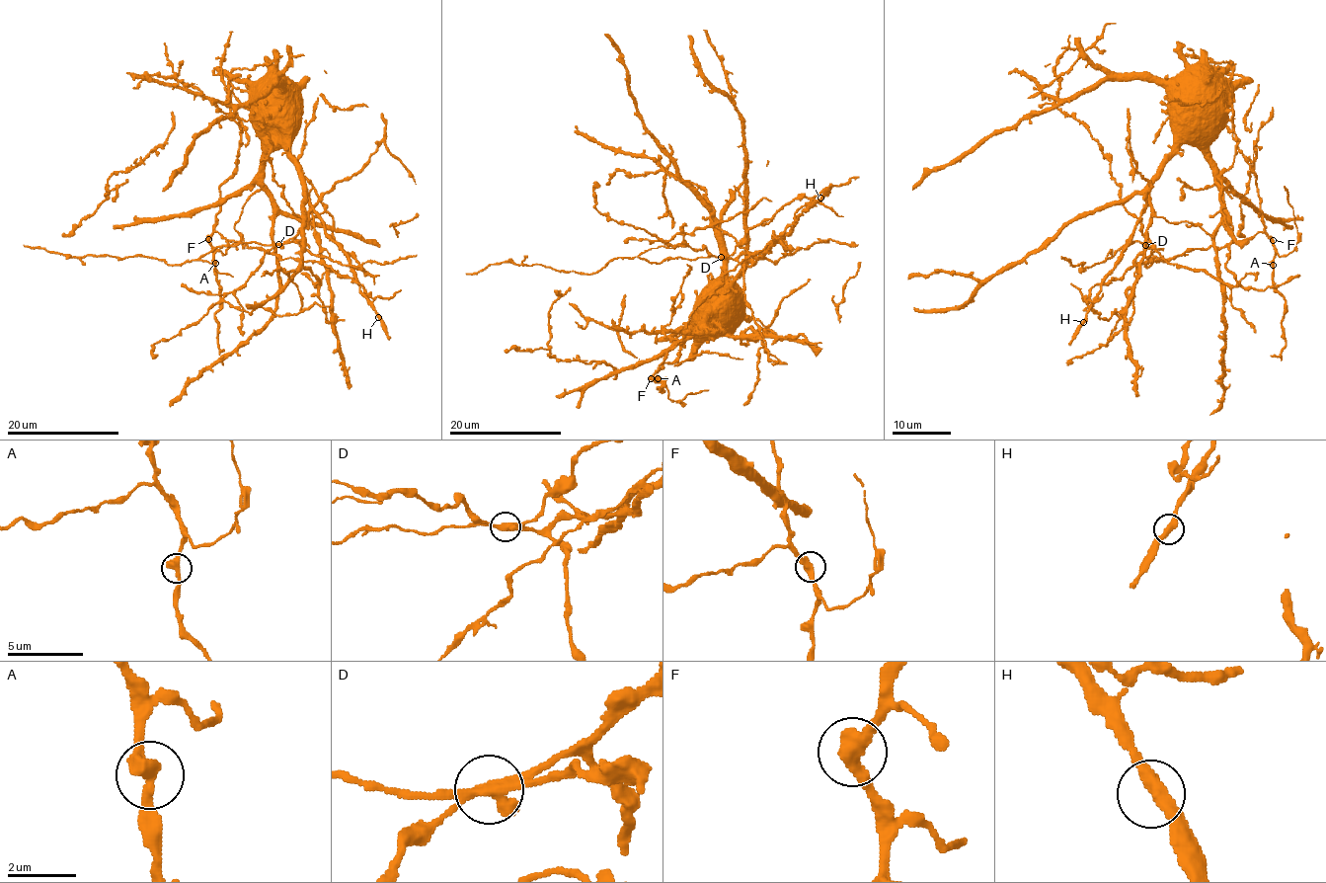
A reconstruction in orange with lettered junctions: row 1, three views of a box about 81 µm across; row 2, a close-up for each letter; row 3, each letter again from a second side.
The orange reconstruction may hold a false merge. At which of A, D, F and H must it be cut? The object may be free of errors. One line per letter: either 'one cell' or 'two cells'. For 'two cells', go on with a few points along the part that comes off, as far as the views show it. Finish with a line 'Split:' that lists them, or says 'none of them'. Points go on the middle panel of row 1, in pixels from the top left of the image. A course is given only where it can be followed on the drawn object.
A: one cell
D: two cells; foreign part runs (721, 257), (677, 257), (658, 263), (617, 257), (591, 274), (508, 263), (489, 264), (465, 274)
F: one cell
H: one cell
Split: D

